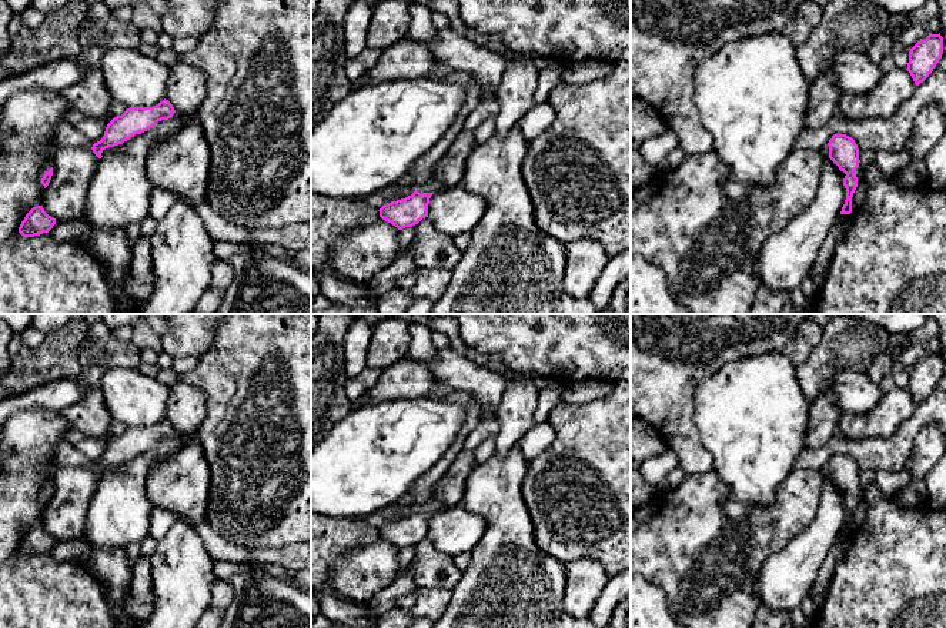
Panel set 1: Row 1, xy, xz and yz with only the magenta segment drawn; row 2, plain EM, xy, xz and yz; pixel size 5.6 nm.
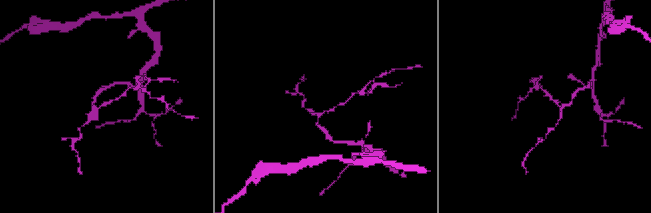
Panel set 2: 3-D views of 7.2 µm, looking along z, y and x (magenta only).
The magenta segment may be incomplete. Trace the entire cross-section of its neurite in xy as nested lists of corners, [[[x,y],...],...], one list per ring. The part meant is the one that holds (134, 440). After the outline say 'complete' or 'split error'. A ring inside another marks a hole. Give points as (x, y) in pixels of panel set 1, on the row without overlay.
[[[166,418],[153,427],[130,427],[107,444],[103,458],[94,462],[91,470],[101,478],[106,468],[123,464],[158,441],[171,438],[174,432],[173,424]]]; complete

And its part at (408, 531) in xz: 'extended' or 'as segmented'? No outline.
as segmented

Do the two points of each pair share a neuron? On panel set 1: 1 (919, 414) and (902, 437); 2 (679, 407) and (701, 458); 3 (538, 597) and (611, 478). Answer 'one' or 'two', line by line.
1: one
2: one
3: two

